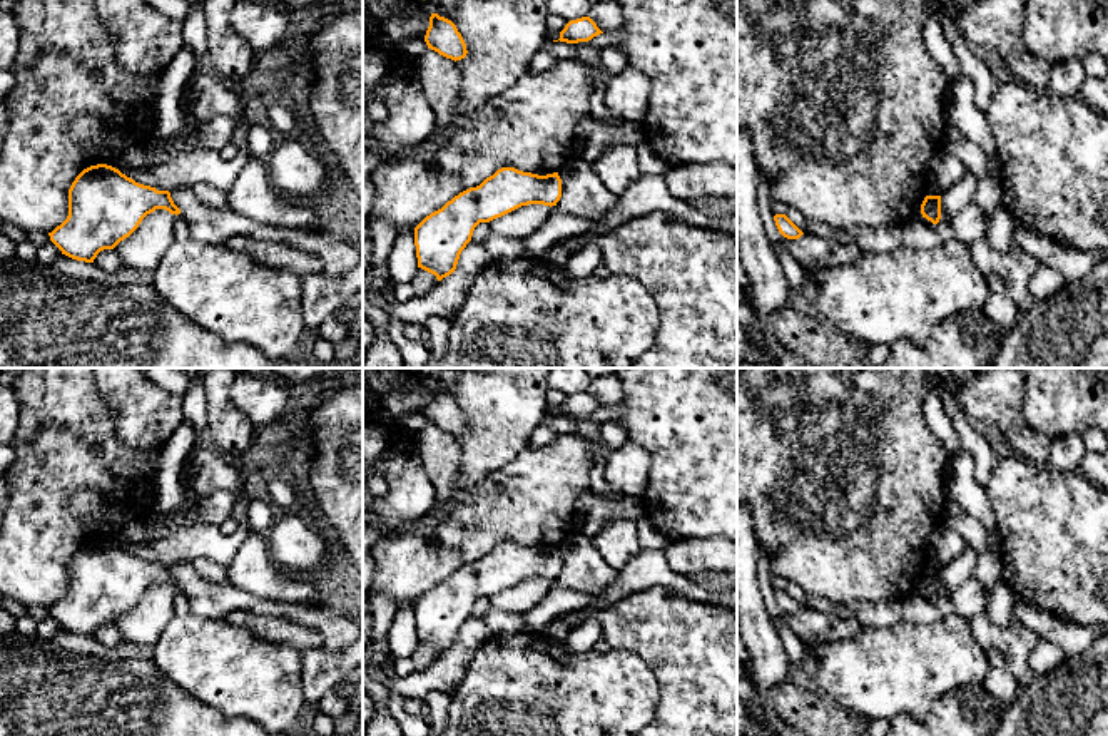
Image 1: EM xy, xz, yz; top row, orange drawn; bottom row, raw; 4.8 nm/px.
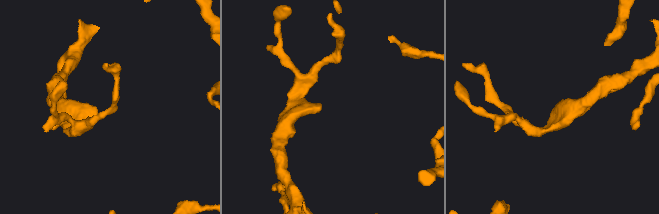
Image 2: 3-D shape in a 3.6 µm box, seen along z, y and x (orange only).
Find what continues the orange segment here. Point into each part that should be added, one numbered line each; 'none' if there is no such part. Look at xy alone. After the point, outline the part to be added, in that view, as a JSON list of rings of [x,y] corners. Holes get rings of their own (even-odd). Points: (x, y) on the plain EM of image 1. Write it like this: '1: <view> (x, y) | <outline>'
none

